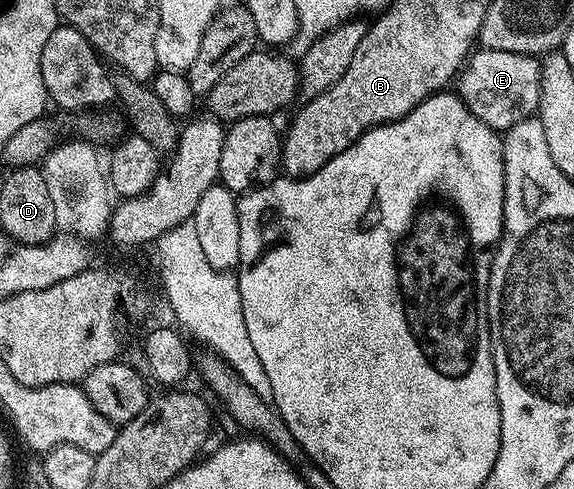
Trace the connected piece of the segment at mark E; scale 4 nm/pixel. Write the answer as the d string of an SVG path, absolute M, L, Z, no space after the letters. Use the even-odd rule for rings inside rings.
M482 48L475 51L461 69L456 92L480 122L495 130L505 130L516 126L516 122L531 119L539 111L541 76L542 65L535 57Z

